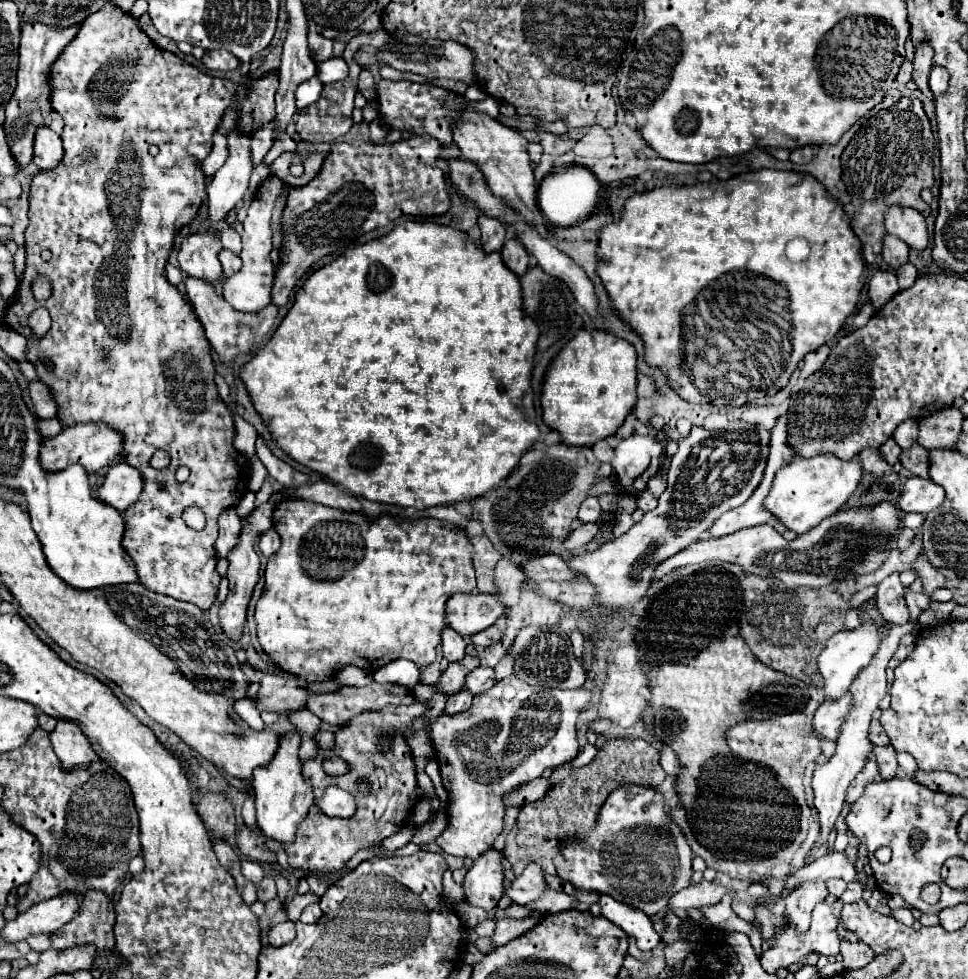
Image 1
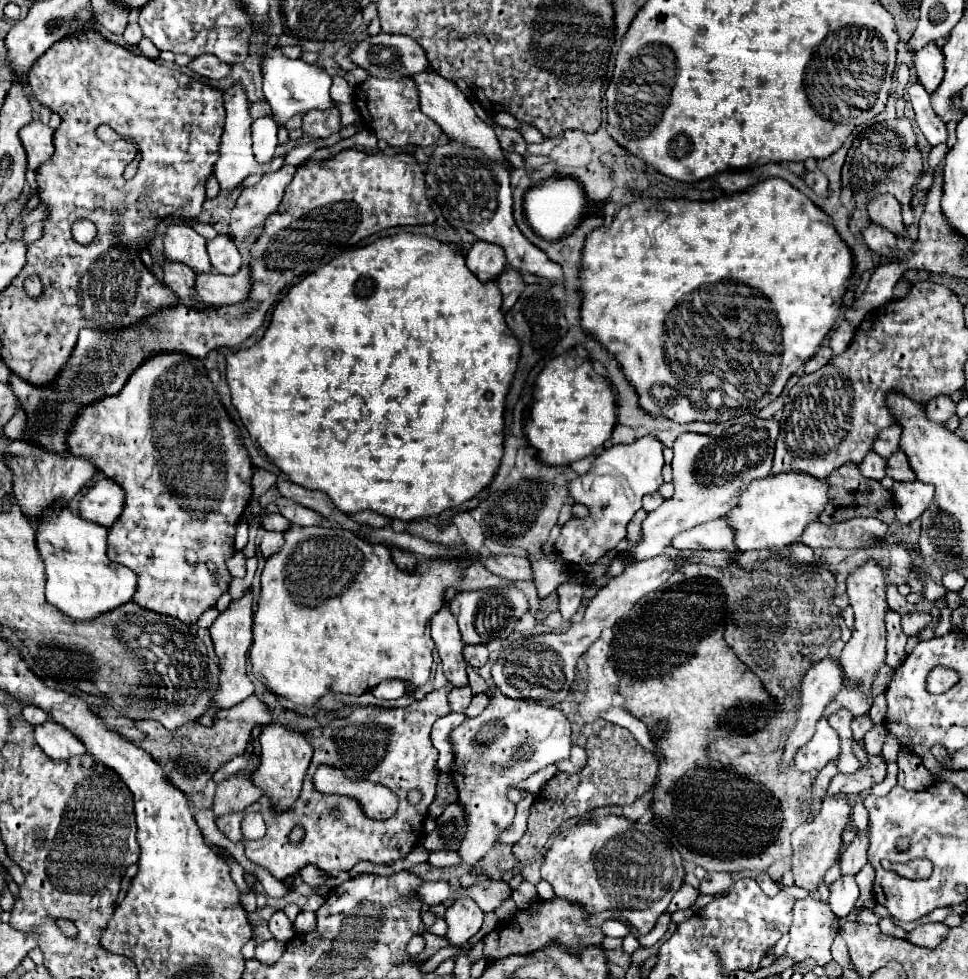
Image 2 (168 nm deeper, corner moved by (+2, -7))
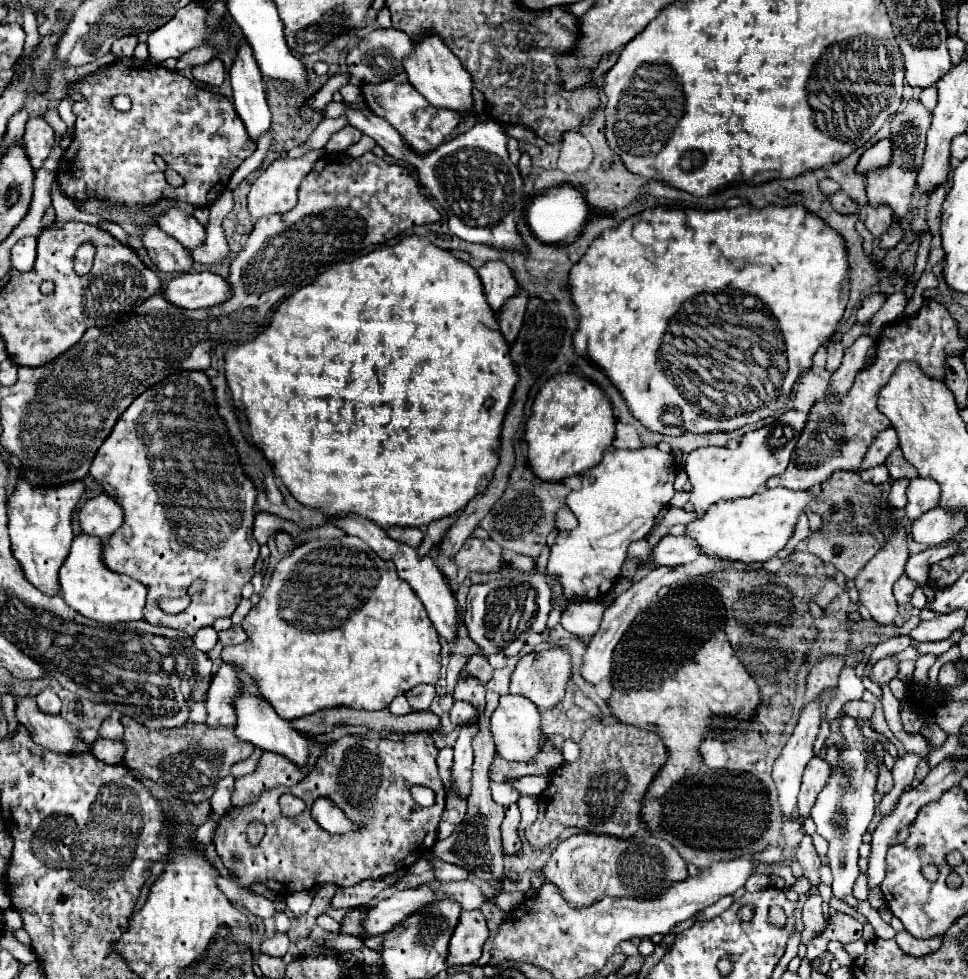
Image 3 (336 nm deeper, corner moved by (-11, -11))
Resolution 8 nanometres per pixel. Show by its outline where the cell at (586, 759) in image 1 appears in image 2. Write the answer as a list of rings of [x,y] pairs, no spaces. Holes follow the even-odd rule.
[[[549,765],[531,775],[527,780],[517,785],[513,785],[513,787],[530,791],[533,795],[537,796],[541,792],[541,789],[543,789],[547,782],[553,778],[557,771],[558,768],[556,765]]]

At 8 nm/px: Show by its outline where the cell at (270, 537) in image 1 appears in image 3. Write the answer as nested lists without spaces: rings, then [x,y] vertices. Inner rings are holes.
[[[282,531],[276,535],[276,545],[278,545],[278,551],[280,551],[282,555],[288,555],[288,553],[294,549],[292,537],[290,537],[288,533],[282,533]]]

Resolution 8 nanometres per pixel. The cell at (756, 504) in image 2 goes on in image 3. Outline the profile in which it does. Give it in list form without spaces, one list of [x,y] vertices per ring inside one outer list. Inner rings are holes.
[[[762,489],[760,493],[746,499],[730,499],[712,505],[702,519],[688,525],[686,535],[696,539],[706,555],[728,557],[744,563],[768,561],[776,557],[796,531],[798,517],[808,511],[808,505],[816,499],[812,491],[792,489]]]

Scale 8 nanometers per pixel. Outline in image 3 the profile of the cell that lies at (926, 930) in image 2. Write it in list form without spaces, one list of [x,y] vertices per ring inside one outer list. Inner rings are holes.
[[[902,931],[902,933],[896,933],[896,943],[902,947],[904,953],[914,955],[914,957],[922,957],[922,955],[928,955],[928,953],[940,949],[942,935],[936,935],[932,939],[916,939],[908,931]]]

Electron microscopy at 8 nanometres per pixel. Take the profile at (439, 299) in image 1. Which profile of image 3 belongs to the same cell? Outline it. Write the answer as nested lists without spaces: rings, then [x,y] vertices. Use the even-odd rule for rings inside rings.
[[[418,235],[404,237],[394,247],[374,249],[350,263],[344,261],[330,267],[314,283],[284,299],[276,309],[270,327],[262,335],[228,349],[224,359],[234,405],[244,409],[254,445],[264,451],[264,457],[274,467],[274,473],[282,477],[282,483],[290,489],[294,499],[306,507],[322,511],[326,517],[342,513],[362,515],[382,529],[392,525],[422,527],[436,519],[456,515],[468,505],[468,501],[480,495],[488,483],[492,483],[492,475],[500,459],[500,427],[512,401],[516,379],[520,379],[516,375],[516,367],[512,367],[510,345],[504,343],[504,335],[500,335],[496,311],[488,307],[488,299],[484,299],[484,287],[480,287],[476,271],[450,251],[440,249]]]

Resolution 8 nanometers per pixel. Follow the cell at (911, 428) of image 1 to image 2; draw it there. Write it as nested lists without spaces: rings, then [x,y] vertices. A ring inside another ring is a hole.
[[[891,425],[891,427],[883,429],[873,441],[873,451],[879,453],[881,457],[891,455],[891,451],[899,451],[899,435],[901,435],[899,425]]]

